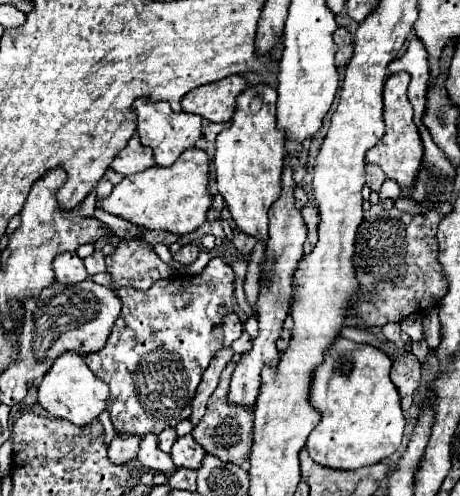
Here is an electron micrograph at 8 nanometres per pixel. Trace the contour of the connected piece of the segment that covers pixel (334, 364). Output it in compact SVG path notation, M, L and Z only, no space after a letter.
M339 337L332 348L326 352L324 362L314 372L312 382L312 404L320 410L322 420L308 436L308 452L314 462L320 462L326 468L338 470L356 470L362 466L370 466L382 462L396 454L404 436L404 412L400 408L400 394L390 380L390 364L392 360L376 346L367 343L355 343Z

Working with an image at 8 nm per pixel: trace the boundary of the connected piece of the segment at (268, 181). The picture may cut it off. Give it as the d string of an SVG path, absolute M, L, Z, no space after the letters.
M256 84L248 86L238 98L236 98L236 112L230 120L230 128L222 130L216 136L216 156L214 156L214 168L216 168L216 182L218 192L224 196L226 206L230 208L230 214L238 226L238 230L256 236L258 240L268 238L268 208L272 202L280 196L280 176L284 166L284 136L276 128L276 90L270 84Z

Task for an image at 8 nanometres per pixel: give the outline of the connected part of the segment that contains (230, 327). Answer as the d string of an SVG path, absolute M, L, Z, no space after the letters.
M232 312L232 314L226 314L226 316L224 316L222 330L224 330L224 346L230 346L236 338L240 338L240 334L242 334L242 330L244 330L244 324L242 324L240 318Z

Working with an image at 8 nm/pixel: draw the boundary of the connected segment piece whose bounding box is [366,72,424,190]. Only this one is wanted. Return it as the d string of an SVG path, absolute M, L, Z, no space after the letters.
M406 72L392 74L384 84L384 122L386 122L386 134L382 142L368 150L366 162L378 164L384 174L400 184L402 190L408 190L412 186L412 178L416 178L416 170L420 170L420 154L424 154L424 146L420 146L420 132L414 124L414 110L408 102L406 88L410 84L410 76Z

